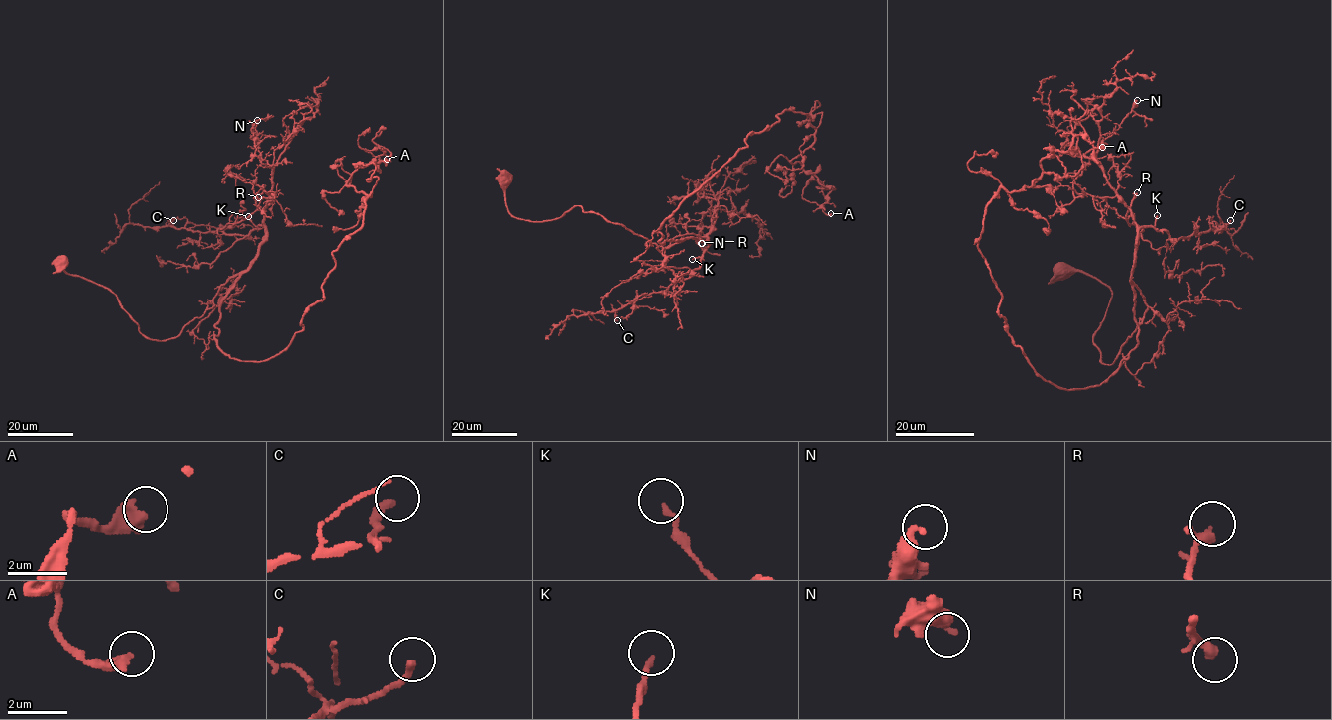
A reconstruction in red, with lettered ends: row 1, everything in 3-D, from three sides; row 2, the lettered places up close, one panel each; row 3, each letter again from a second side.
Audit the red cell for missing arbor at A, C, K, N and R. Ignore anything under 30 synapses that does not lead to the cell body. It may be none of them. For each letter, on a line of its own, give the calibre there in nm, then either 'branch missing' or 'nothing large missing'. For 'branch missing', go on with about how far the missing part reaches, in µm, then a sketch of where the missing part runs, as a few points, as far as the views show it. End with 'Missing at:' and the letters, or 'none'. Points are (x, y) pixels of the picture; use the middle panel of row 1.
A: calibre 400 nm; nothing large missing
C: calibre 260 nm; nothing large missing
K: calibre 180 nm; nothing large missing
N: calibre 340 nm; nothing large missing
R: calibre 240 nm; branch missing; missing 30 µm; course (702, 243), (720, 252), (730, 249), (740, 267)
Missing at: R

